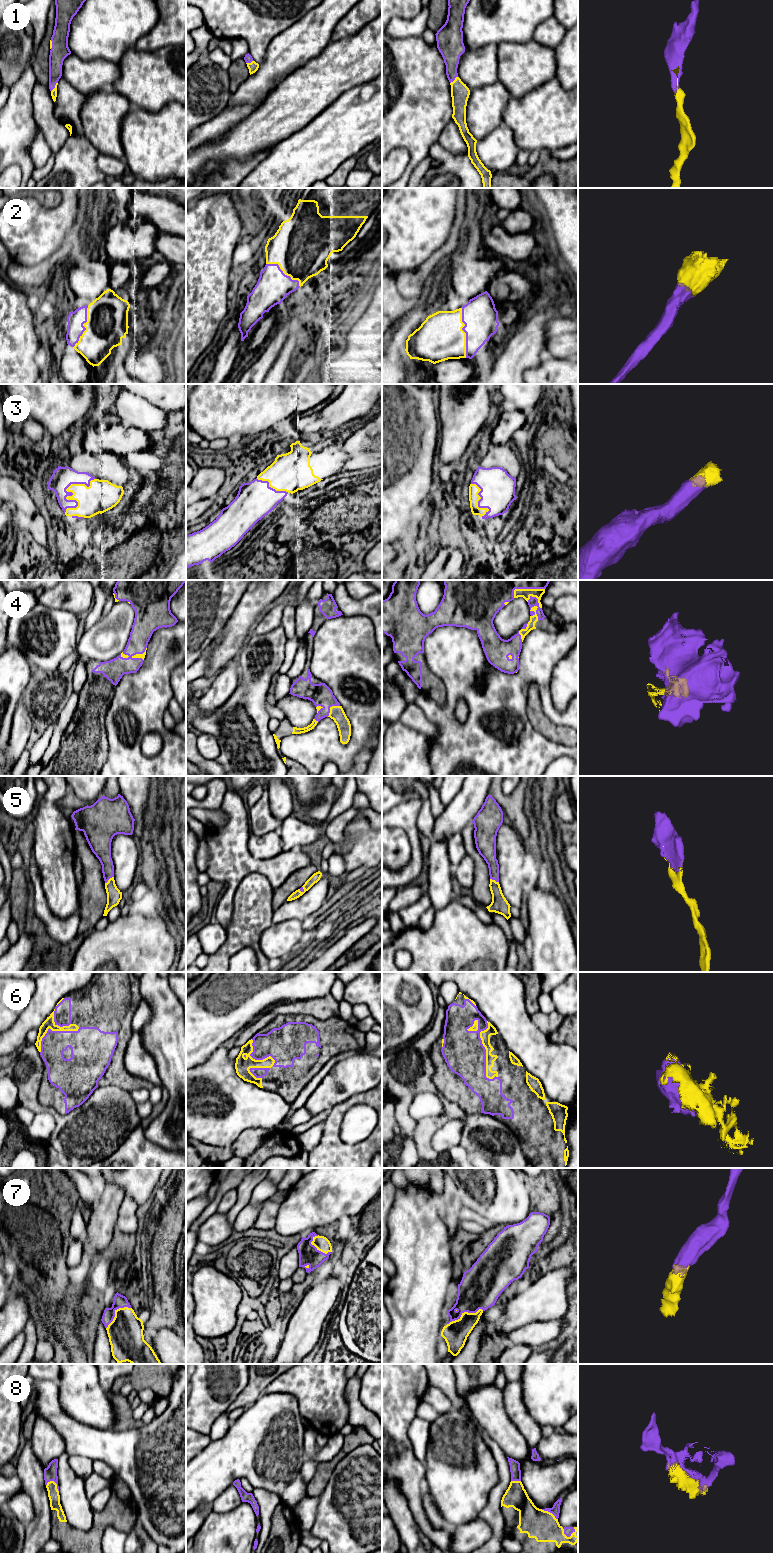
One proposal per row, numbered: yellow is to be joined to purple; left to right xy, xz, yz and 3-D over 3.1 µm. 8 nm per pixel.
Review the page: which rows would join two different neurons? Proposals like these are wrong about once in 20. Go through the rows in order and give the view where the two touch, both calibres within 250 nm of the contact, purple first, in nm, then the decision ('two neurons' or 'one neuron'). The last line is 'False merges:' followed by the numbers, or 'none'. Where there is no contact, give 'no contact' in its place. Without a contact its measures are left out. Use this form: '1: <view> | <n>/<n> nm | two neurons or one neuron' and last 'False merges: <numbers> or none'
1: xy | 120/50 nm | one neuron
2: yz | 280/380 nm | one neuron
3: xy | 170/260 nm | one neuron
4: yz | 80/60 nm | one neuron
5: xy | 150/120 nm | one neuron
6: yz | 320/80 nm | one neuron
7: yz | 320/200 nm | one neuron
8: xy | 110/90 nm | one neuron
False merges: none

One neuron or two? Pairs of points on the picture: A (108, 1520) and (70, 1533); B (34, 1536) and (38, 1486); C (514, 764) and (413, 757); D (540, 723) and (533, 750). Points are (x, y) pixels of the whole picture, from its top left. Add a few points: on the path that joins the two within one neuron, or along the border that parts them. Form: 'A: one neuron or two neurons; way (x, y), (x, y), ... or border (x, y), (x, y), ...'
A: one neuron; way (99, 1527), (91, 1535), (79, 1535)
B: one neuron; way (40, 1524), (40, 1498)
C: two neurons; border (431, 738), (428, 751), (429, 765)
D: two neurons; border (526, 712), (529, 721), (539, 732), (559, 743)

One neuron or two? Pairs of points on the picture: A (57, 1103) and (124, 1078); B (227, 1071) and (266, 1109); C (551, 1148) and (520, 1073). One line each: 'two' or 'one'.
A: one
B: one
C: one

